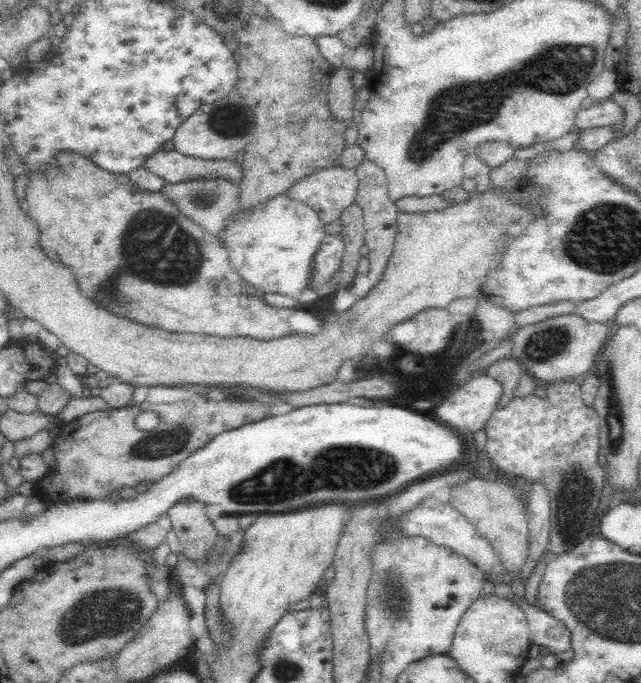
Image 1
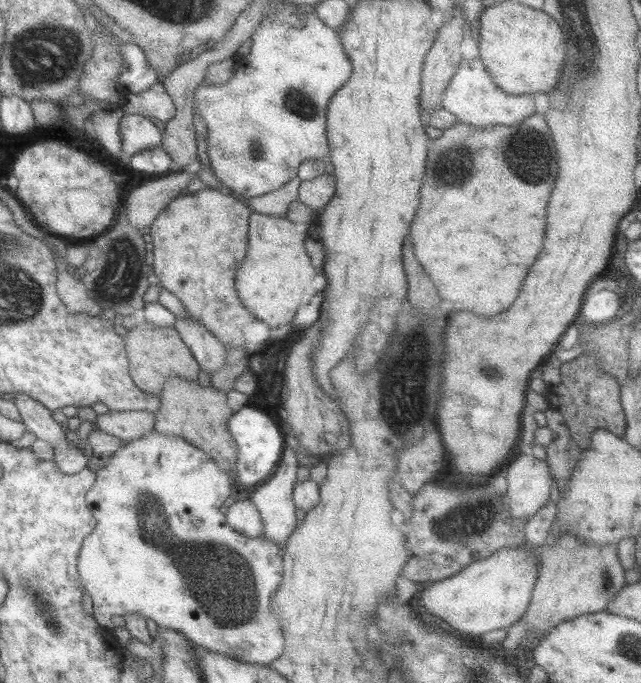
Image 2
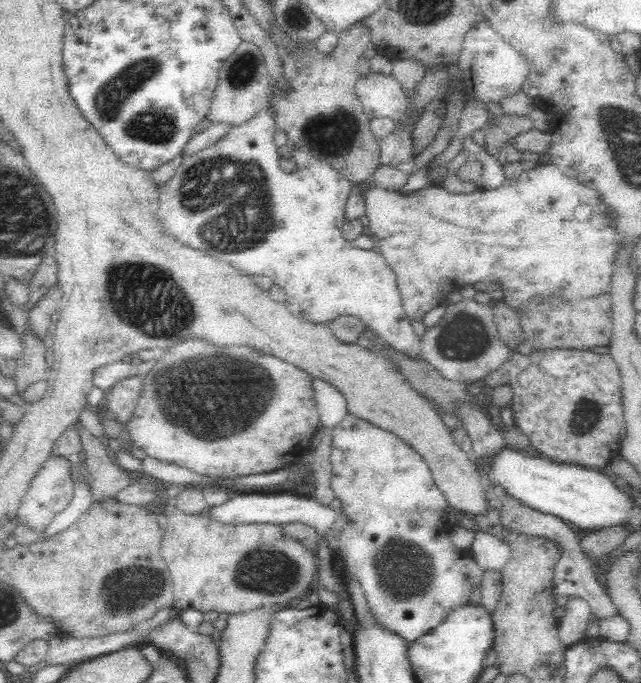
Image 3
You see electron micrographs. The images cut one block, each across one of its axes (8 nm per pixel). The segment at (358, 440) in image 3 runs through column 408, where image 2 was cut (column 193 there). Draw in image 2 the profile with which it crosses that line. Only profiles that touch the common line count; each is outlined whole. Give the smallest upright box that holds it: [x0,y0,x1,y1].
[80,430,286,665]

